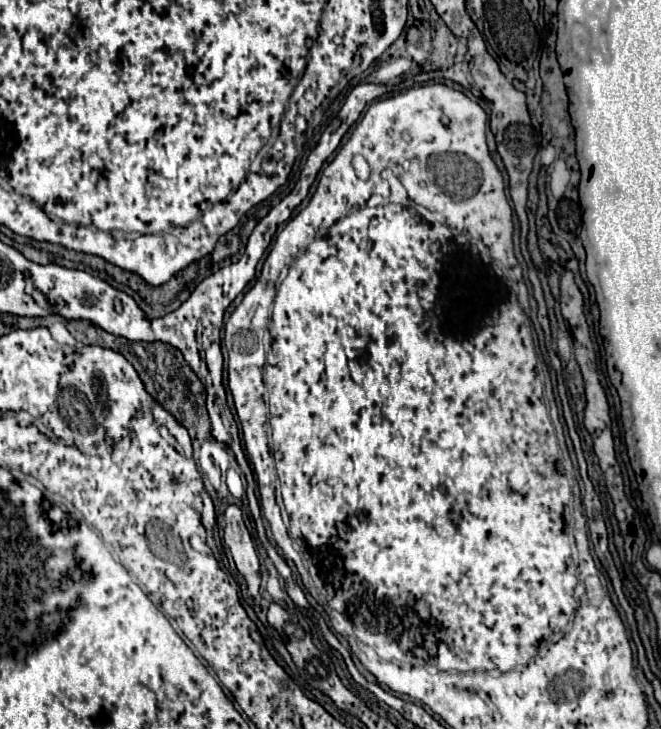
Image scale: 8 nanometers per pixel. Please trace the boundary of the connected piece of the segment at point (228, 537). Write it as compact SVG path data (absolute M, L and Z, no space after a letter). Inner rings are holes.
M229 506L225 510L225 538L223 540L233 554L239 574L245 578L248 594L251 597L257 596L261 586L259 558L257 558L253 540L243 524L241 510L237 506Z

